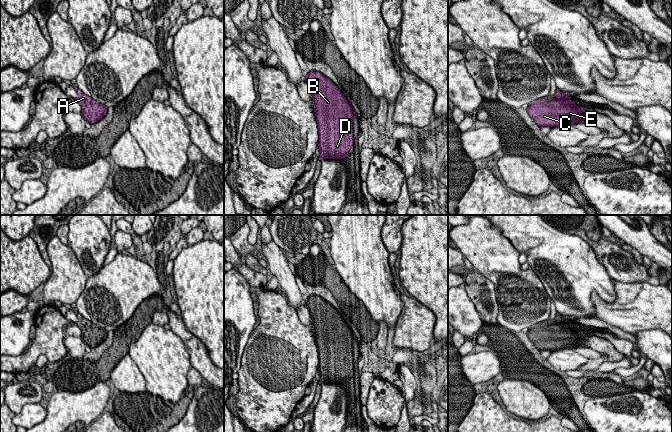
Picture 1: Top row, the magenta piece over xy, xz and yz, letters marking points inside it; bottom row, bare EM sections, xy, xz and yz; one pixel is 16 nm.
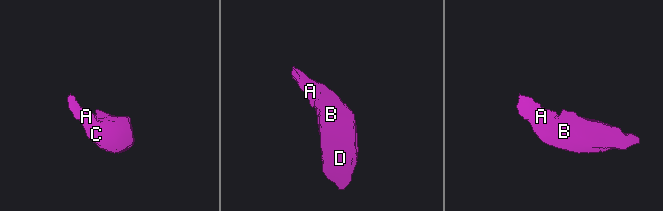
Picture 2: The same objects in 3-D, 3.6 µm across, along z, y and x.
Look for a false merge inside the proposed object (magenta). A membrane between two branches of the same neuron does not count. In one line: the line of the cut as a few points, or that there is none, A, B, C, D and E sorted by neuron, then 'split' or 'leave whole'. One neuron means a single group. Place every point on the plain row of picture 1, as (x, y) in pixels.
cut none; groups A B C D E; leave whole

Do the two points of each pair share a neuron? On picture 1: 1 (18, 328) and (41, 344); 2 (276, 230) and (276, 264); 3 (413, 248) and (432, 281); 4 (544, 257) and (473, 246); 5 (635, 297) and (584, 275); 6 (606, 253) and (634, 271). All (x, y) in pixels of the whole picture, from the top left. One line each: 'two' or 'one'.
1: two
2: two
3: one
4: two
5: two
6: one

